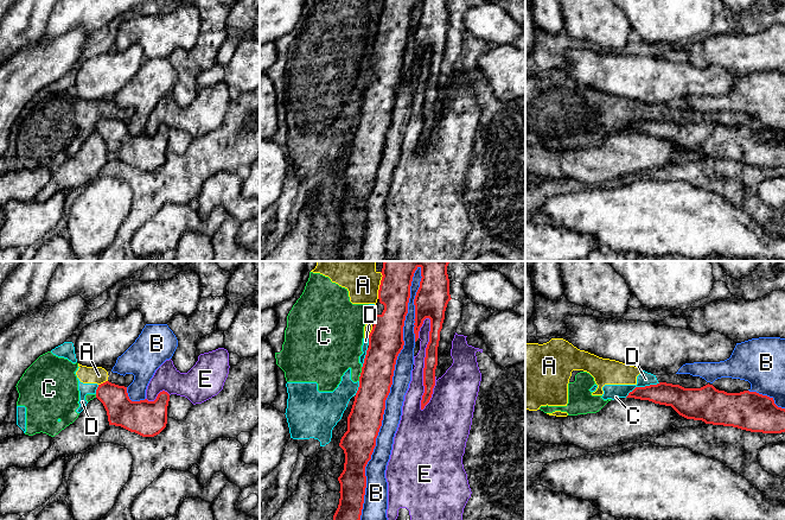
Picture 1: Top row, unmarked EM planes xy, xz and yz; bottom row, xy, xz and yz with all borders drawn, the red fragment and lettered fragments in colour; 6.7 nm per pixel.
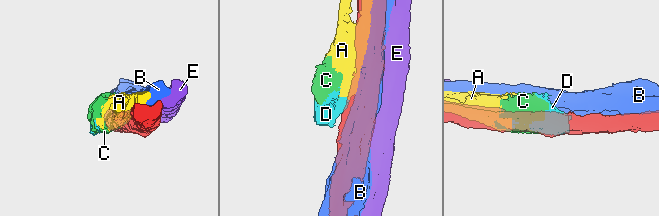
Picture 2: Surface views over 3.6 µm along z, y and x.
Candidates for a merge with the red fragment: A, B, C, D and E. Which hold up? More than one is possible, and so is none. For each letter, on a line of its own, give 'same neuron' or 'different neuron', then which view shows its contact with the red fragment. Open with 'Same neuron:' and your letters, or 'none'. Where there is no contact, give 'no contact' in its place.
Same neuron: none
A: different neuron; meets red in xz
B: different neuron; meets red in xz
C: different neuron; meets red in xz
D: different neuron; meets red in yz
E: different neuron; meets red in xz

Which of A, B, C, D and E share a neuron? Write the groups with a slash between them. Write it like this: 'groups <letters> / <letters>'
groups A C D / B / E

